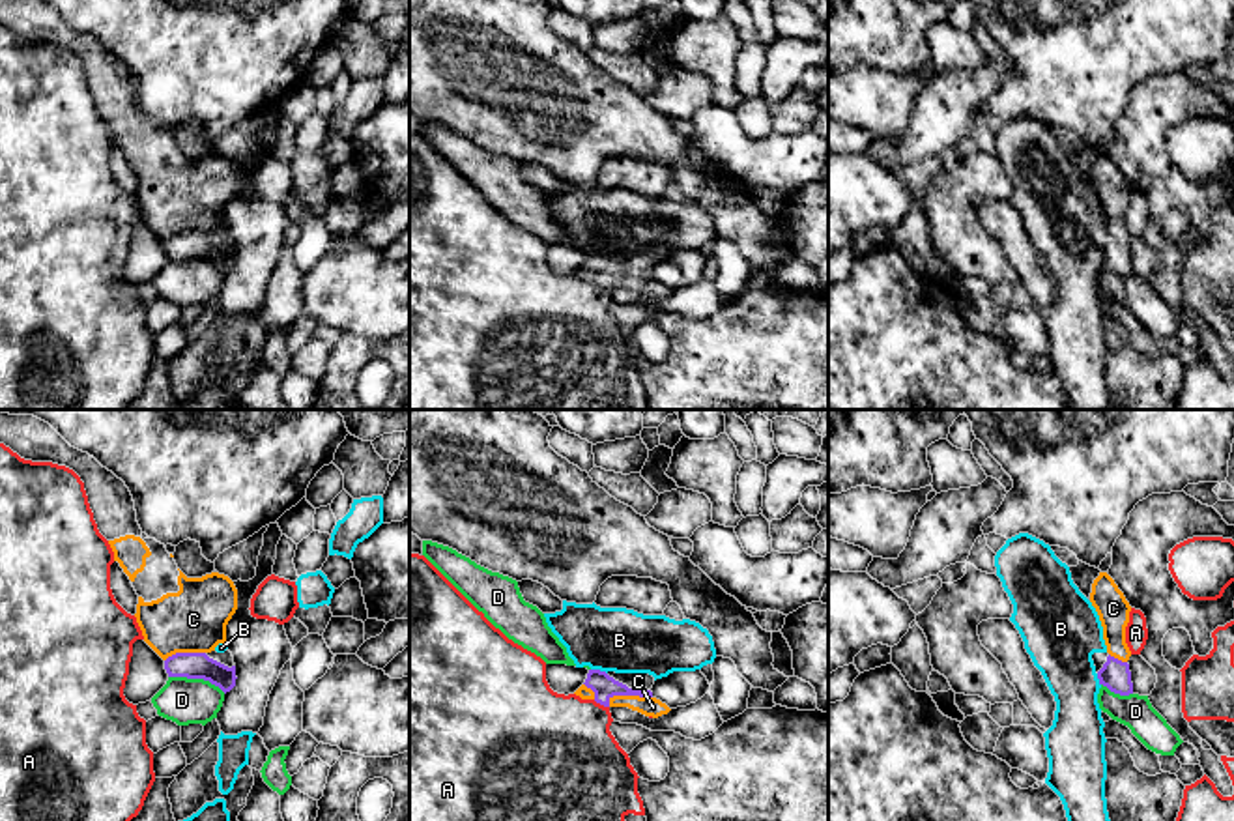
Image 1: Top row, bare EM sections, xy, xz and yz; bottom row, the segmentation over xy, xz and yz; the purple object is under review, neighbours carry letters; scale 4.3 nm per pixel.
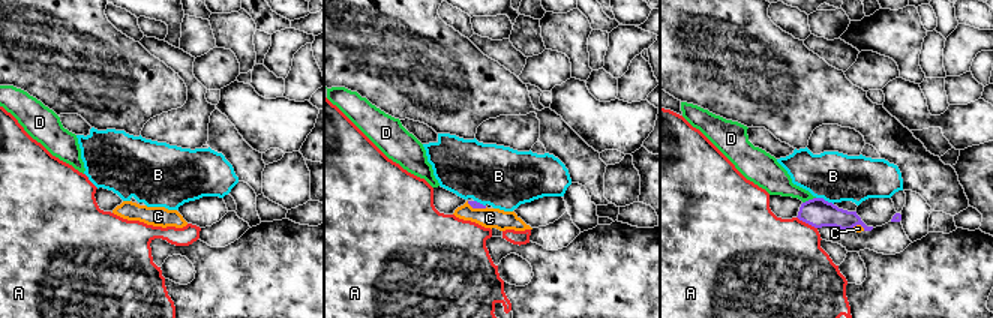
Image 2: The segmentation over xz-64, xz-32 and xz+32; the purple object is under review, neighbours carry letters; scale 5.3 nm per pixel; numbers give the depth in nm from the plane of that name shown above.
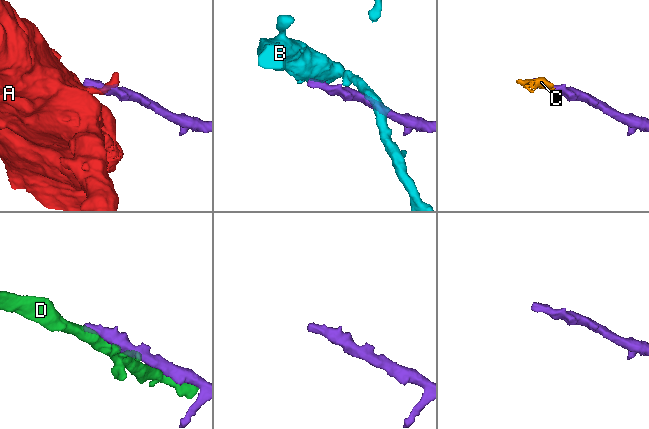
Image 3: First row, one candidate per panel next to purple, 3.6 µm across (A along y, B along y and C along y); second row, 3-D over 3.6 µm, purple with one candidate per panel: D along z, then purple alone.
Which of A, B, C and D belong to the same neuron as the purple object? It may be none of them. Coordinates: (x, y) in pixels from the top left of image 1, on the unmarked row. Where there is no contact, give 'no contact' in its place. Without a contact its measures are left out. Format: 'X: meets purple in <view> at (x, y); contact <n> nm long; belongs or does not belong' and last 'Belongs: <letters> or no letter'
A: meets purple in xz at (601, 285); contact 80 nm long; does not belong
B: meets purple in xz at (599, 251); contact 80 nm long; does not belong
C: meets purple in xz at (627, 275); contact 200 nm long; belongs
D: meets purple in xy at (197, 259); contact 260 nm long; does not belong
Belongs: C

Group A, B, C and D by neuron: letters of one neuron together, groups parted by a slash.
A / B / C / D

